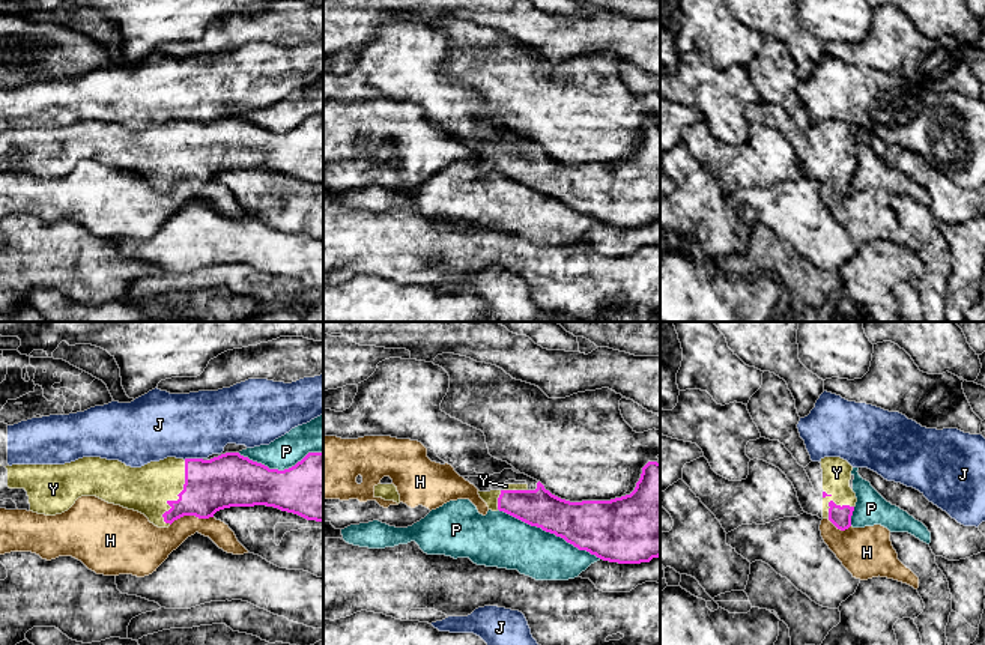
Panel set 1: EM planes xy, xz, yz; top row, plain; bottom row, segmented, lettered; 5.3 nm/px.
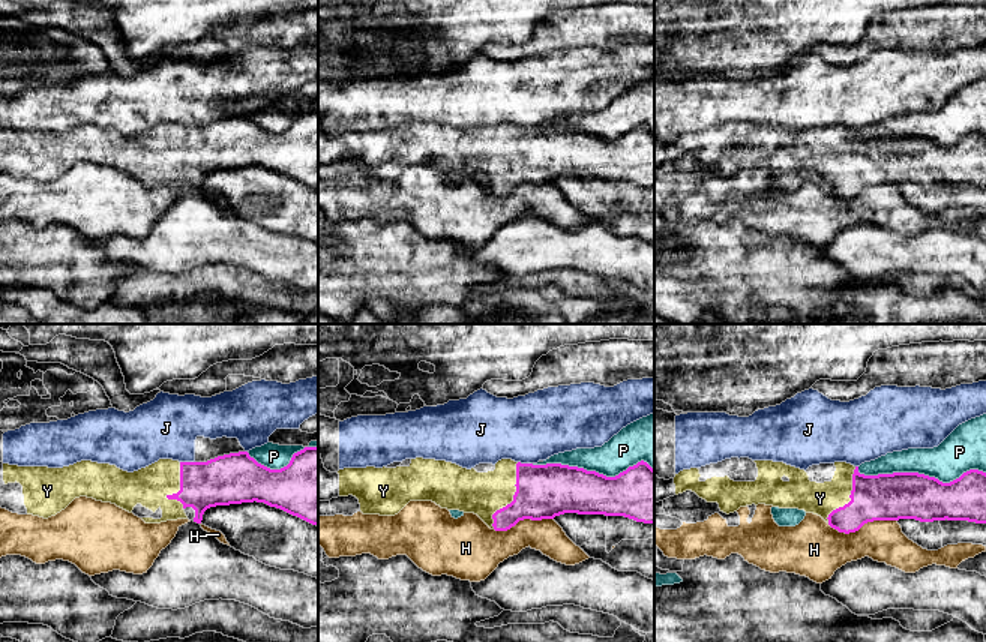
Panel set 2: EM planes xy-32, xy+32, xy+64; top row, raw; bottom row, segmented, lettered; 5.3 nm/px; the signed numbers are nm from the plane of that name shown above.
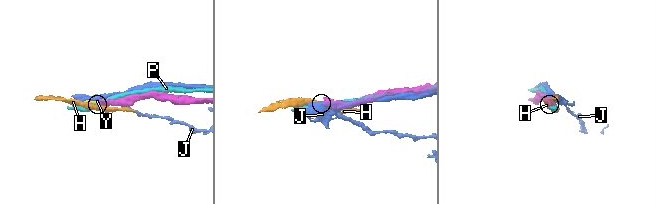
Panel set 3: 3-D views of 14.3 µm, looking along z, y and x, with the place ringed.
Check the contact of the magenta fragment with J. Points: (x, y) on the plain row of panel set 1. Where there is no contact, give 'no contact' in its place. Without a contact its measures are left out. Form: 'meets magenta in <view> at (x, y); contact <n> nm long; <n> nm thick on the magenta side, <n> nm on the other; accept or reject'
meets magenta in xy at (193, 122); contact 100 nm long; 280 nm thick on the magenta side, 360 nm on the other; reject

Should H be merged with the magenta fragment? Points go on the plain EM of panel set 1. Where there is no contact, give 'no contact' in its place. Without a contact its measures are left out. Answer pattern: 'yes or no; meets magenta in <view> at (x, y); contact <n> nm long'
no; meets magenta in xy at (191, 178); contact 240 nm long

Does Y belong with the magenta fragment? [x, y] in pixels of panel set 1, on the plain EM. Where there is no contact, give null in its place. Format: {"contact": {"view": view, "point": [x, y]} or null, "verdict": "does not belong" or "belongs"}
{"contact": {"view": "xy", "point": [178, 158]}, "verdict": "belongs"}

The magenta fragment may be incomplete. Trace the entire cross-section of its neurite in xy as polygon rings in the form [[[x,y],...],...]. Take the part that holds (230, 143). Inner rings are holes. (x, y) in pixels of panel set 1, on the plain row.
[[[226,116],[211,123],[167,120],[141,131],[101,120],[83,120],[65,128],[0,129],[0,164],[12,162],[18,173],[56,179],[68,174],[81,159],[96,159],[138,174],[158,191],[168,191],[183,179],[209,182],[224,171],[254,168],[323,185],[323,116],[308,116],[284,134],[269,132],[239,116]]]

